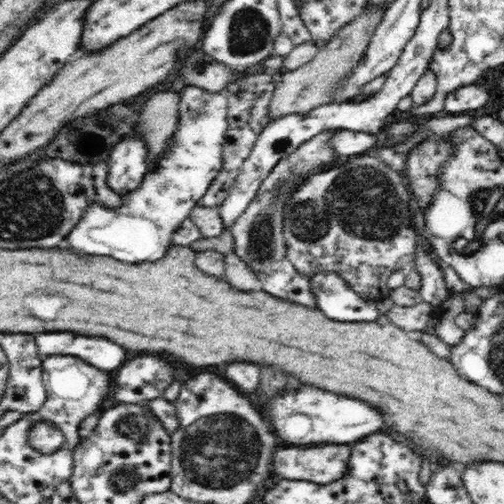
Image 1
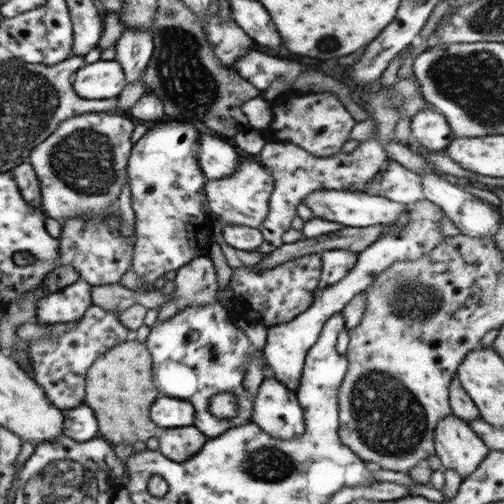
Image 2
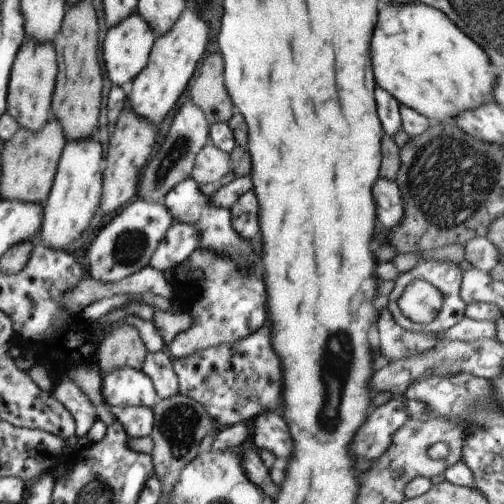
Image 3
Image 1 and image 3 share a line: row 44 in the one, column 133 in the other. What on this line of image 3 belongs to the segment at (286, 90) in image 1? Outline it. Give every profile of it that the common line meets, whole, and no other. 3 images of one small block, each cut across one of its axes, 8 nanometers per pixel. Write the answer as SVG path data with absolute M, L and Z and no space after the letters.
M121 324L107 332L97 350L97 370L101 376L115 368L143 370L147 350L133 326Z

